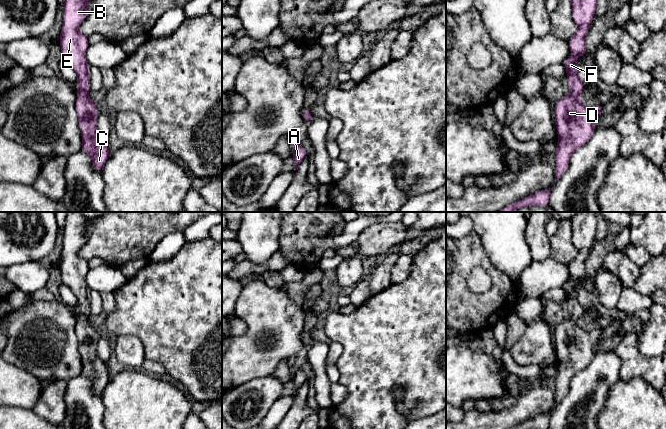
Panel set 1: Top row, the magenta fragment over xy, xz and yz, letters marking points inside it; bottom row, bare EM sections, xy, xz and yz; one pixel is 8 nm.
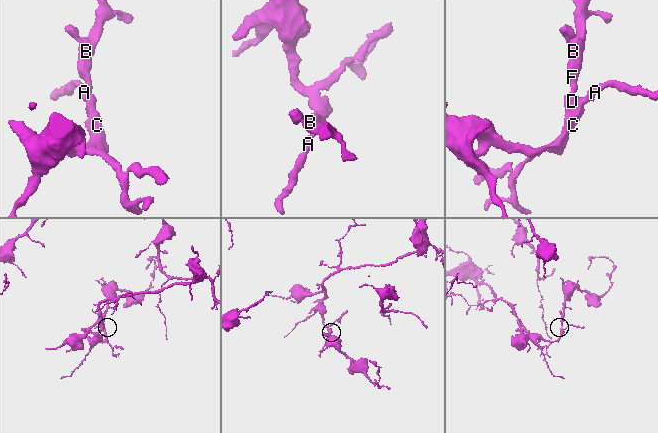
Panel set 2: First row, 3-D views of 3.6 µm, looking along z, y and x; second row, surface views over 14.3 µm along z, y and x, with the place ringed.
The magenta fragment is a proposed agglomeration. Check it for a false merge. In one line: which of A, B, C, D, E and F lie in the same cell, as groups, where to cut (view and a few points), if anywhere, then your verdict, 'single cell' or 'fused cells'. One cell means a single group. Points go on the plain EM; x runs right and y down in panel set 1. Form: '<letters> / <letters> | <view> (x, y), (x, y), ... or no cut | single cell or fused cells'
A B C D E F | no cut | single cell

